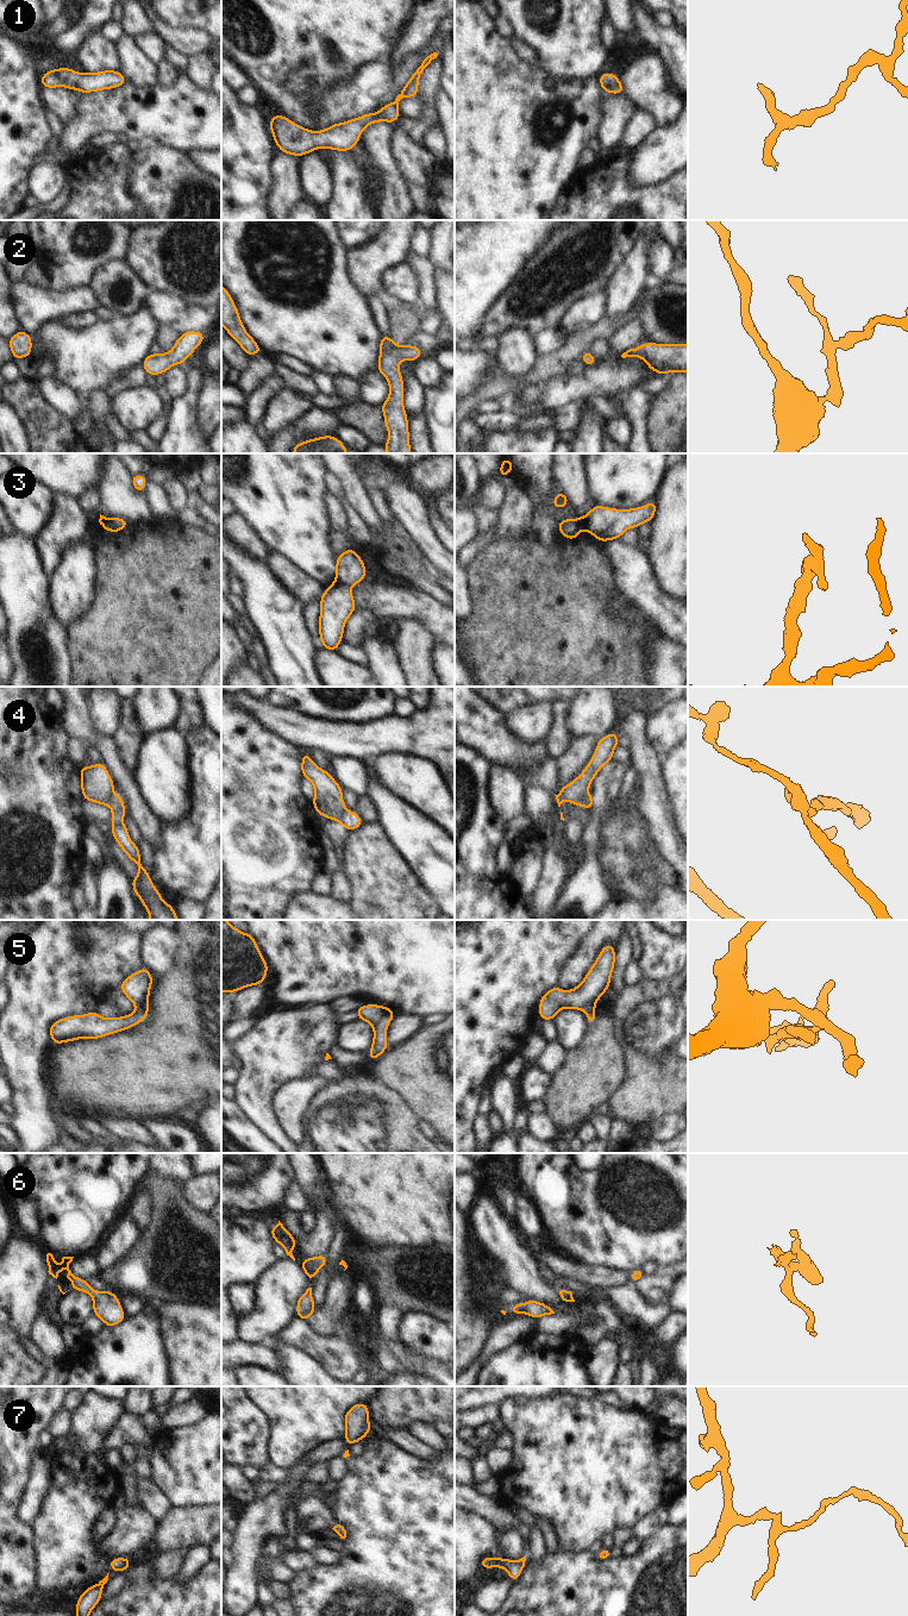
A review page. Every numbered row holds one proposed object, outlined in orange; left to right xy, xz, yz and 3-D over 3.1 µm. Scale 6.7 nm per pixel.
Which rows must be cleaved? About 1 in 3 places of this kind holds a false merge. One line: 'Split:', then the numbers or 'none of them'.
Split: 3, 4, 5

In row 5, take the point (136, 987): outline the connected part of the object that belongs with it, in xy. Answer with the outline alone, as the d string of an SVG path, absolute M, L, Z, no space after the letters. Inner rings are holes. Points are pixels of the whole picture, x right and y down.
M143 966L137 972L127 976L119 985L123 994L134 1004L136 1009L144 1013L144 1019L149 1016L149 997L152 984L152 975L149 969Z

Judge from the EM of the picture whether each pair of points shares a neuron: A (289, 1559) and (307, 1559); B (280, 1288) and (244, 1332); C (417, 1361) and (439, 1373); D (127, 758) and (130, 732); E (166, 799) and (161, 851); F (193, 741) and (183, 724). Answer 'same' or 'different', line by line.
A: same
B: same
C: same
D: same
E: different
F: different

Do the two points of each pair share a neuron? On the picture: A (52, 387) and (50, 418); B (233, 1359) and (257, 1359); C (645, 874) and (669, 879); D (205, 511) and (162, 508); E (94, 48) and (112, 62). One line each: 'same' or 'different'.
A: different
B: same
C: different
D: different
E: same

